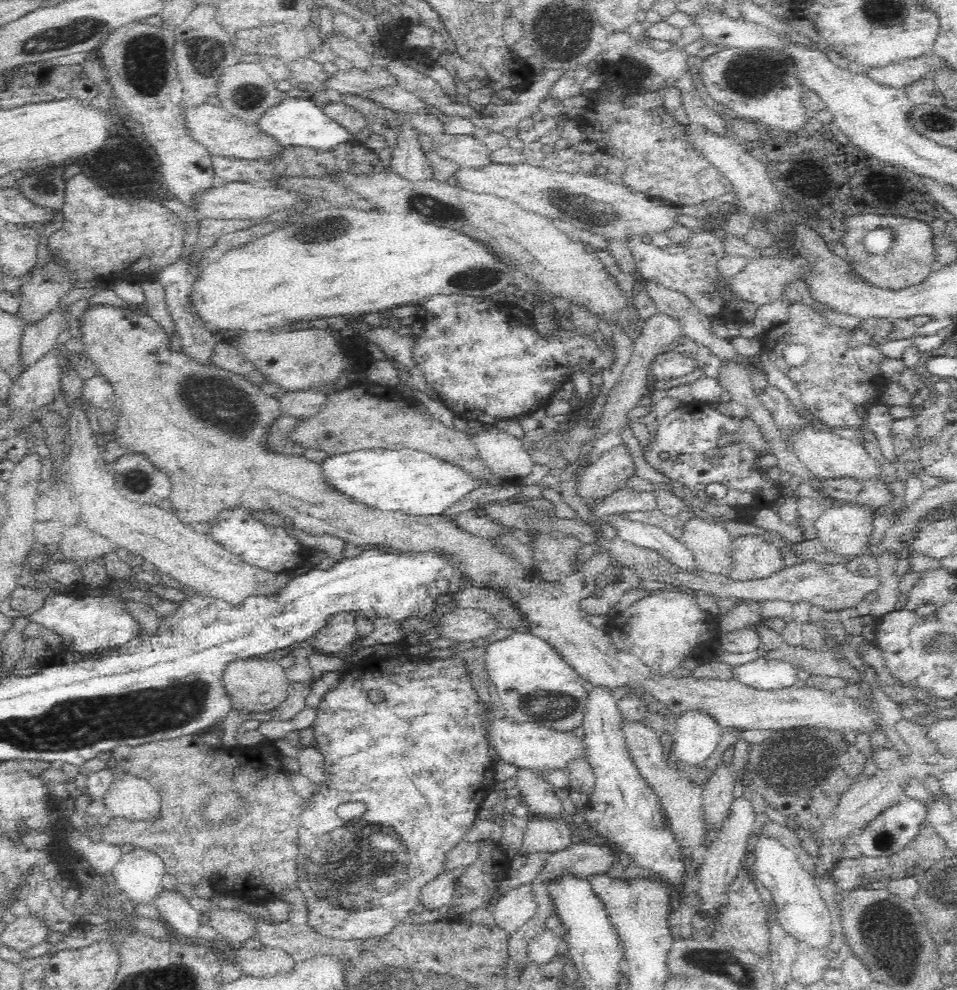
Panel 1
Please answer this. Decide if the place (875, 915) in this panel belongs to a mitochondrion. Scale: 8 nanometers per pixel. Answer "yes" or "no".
yes

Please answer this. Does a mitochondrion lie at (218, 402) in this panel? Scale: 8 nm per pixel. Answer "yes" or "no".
yes

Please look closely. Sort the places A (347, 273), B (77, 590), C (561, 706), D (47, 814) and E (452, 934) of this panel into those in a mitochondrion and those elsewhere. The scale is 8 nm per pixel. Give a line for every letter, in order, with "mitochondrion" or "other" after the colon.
A: other
B: other
C: mitochondrion
D: other
E: other

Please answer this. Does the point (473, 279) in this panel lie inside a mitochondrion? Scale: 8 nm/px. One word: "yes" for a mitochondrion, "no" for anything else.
yes

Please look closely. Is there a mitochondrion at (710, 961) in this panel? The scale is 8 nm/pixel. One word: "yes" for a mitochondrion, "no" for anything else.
yes

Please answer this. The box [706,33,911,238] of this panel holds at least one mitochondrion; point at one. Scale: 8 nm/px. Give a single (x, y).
(755, 71)

